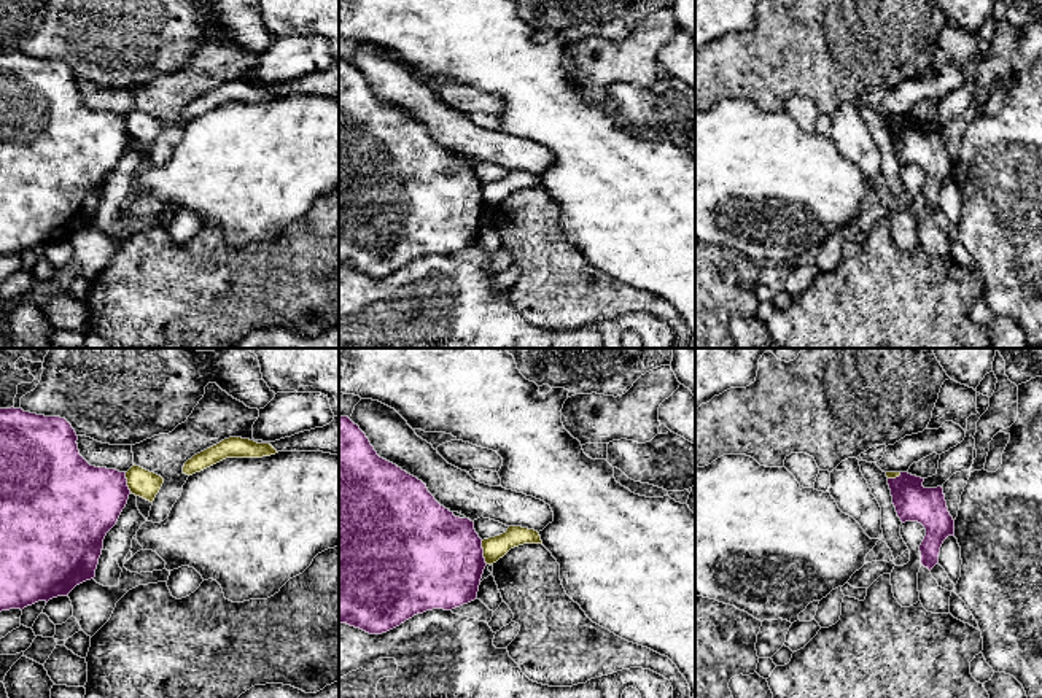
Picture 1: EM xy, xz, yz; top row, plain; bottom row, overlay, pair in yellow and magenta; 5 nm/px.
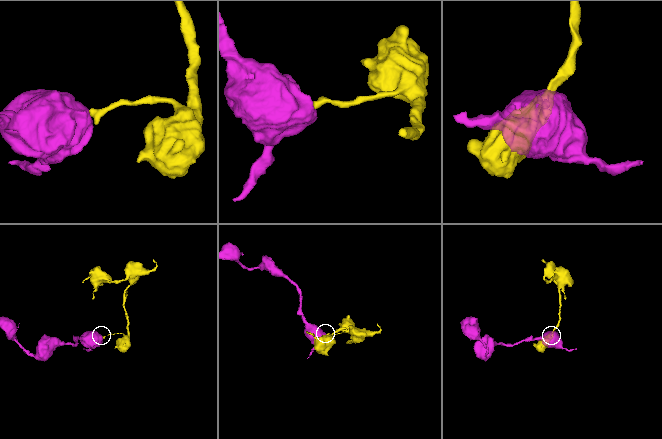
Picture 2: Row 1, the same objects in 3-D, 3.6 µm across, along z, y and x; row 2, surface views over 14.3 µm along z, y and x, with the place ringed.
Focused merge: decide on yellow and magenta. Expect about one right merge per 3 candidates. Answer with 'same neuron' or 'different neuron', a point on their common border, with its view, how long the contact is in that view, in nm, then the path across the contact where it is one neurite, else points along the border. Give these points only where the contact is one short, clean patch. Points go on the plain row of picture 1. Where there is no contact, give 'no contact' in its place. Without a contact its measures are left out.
different neuron; meets yellow in xz at (484, 196); contact 120 nm long; border along xz (481, 185), (487, 207)

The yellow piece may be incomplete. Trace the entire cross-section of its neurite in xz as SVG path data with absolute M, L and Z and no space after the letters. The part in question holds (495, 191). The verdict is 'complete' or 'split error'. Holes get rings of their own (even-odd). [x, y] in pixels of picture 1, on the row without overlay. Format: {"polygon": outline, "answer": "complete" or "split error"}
{"polygon": "M509 170L506 176L482 184L485 207L493 208L511 192L523 188L542 188L539 176L522 170Z", "answer": "complete"}

